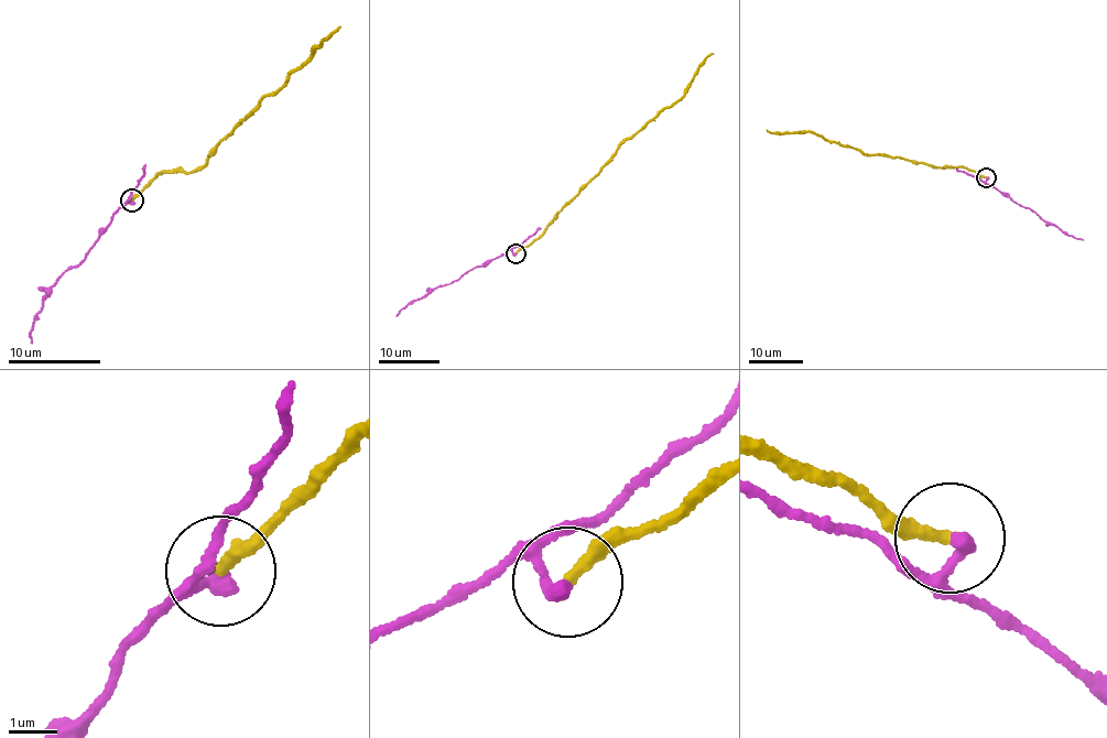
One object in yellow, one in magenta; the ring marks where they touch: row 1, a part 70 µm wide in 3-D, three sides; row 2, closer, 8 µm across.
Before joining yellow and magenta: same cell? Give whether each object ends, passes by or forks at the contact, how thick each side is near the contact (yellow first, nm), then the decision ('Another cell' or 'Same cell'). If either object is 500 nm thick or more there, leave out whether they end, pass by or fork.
At the ring yellow ends. At the ring magenta passes by. Thickness 260 nm (yellow) against 220 nm. Another cell

